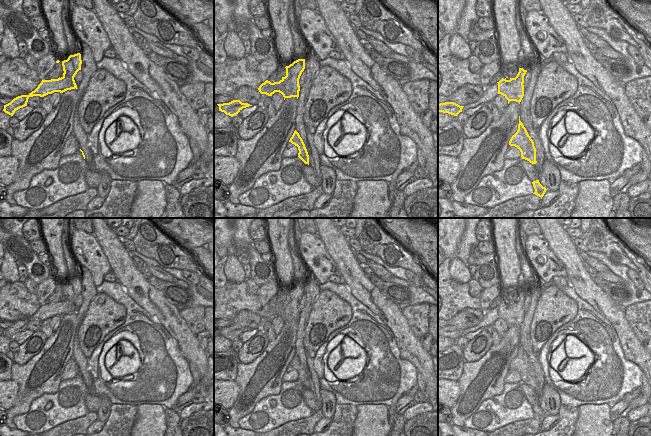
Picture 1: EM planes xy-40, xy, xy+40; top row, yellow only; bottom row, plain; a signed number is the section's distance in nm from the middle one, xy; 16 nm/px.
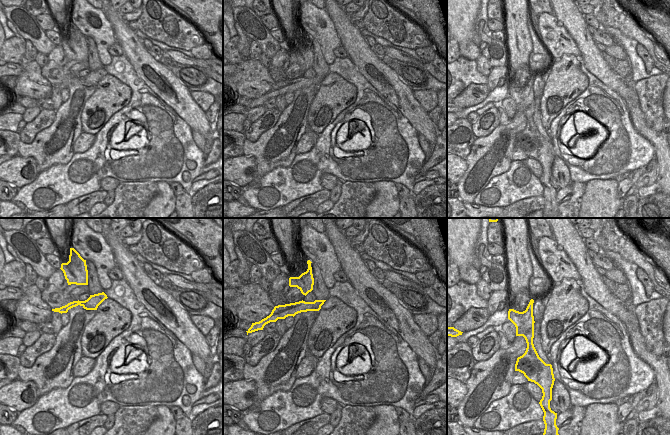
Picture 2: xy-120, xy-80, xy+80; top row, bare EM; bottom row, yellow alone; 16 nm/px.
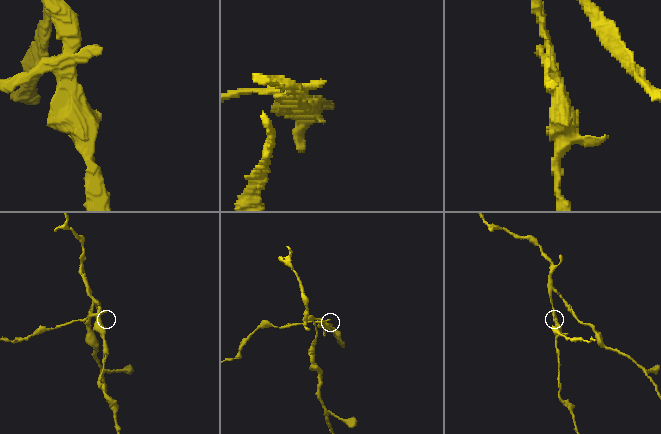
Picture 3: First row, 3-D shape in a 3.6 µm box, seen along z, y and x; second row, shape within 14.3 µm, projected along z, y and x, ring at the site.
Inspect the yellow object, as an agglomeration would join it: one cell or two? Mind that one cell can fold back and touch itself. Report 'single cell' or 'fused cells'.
fused cells

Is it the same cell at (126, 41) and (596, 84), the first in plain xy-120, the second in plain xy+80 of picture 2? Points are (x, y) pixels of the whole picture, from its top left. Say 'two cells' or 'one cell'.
two cells

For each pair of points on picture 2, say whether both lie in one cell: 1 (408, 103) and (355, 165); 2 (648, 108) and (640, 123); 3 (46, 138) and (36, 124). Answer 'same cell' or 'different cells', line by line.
1: different cells
2: different cells
3: different cells

